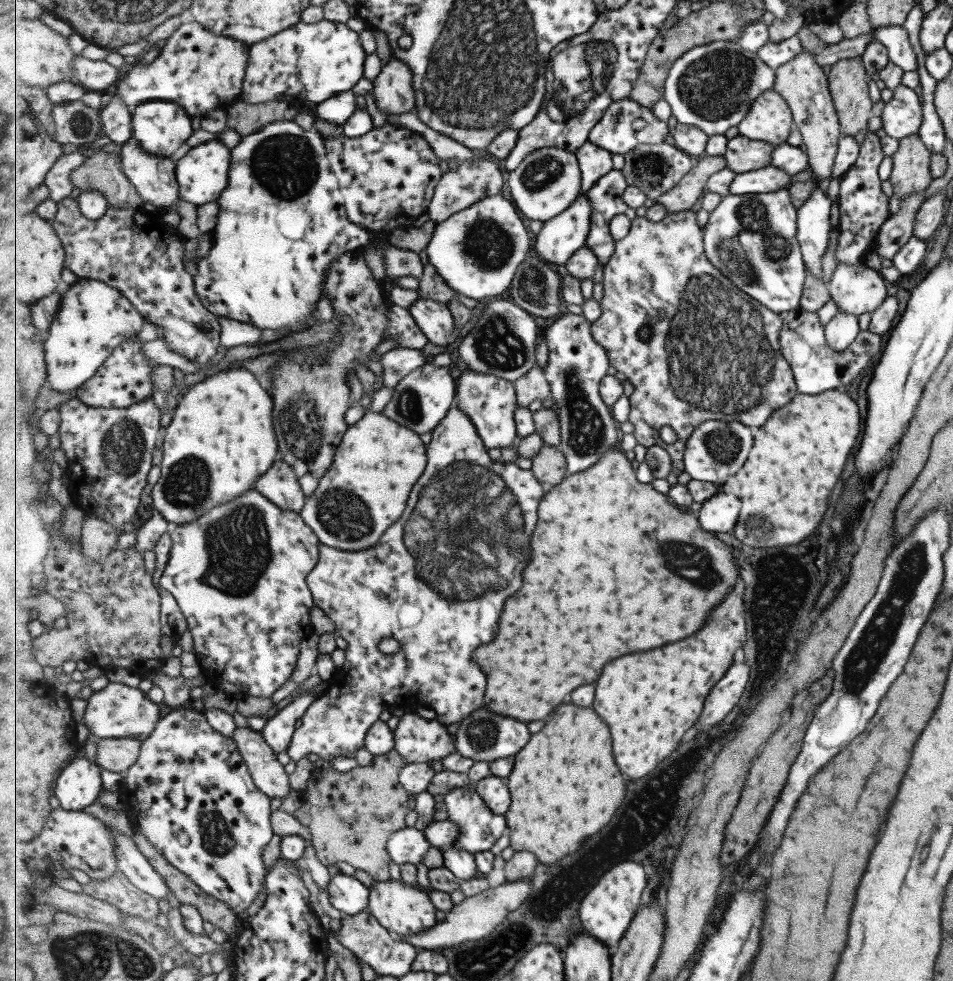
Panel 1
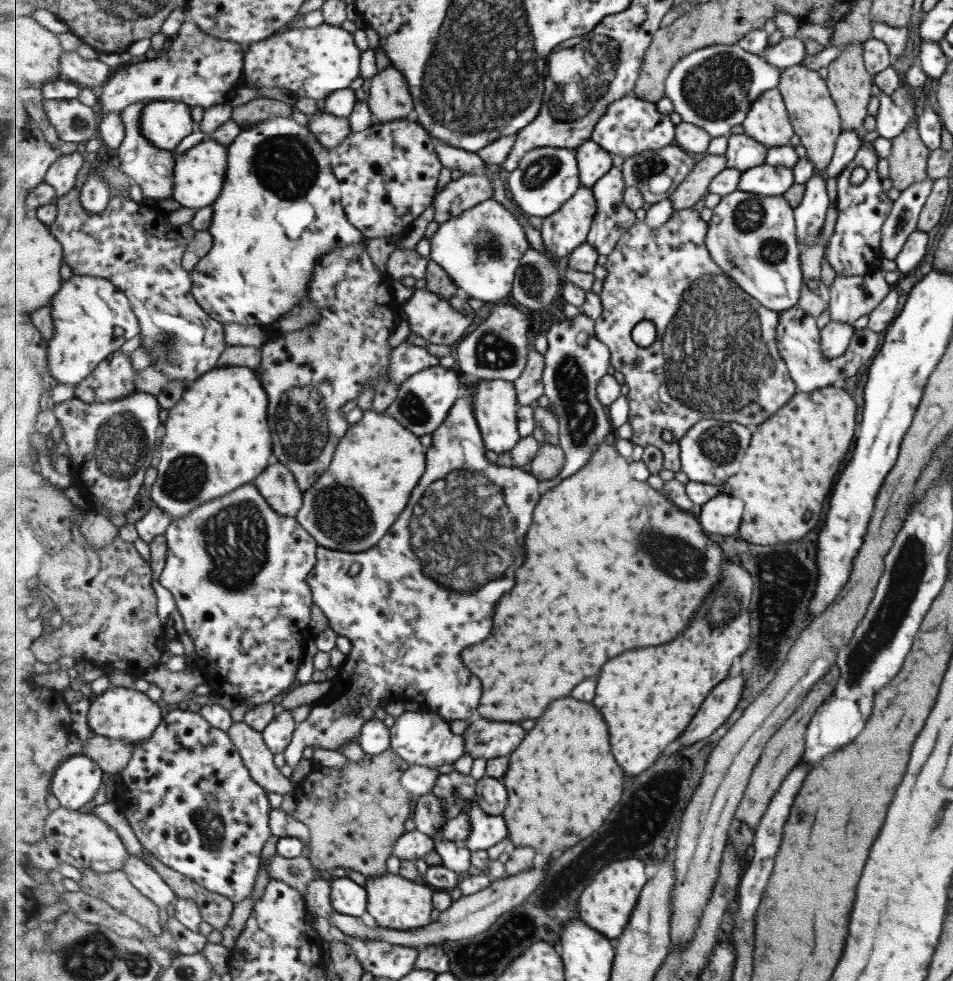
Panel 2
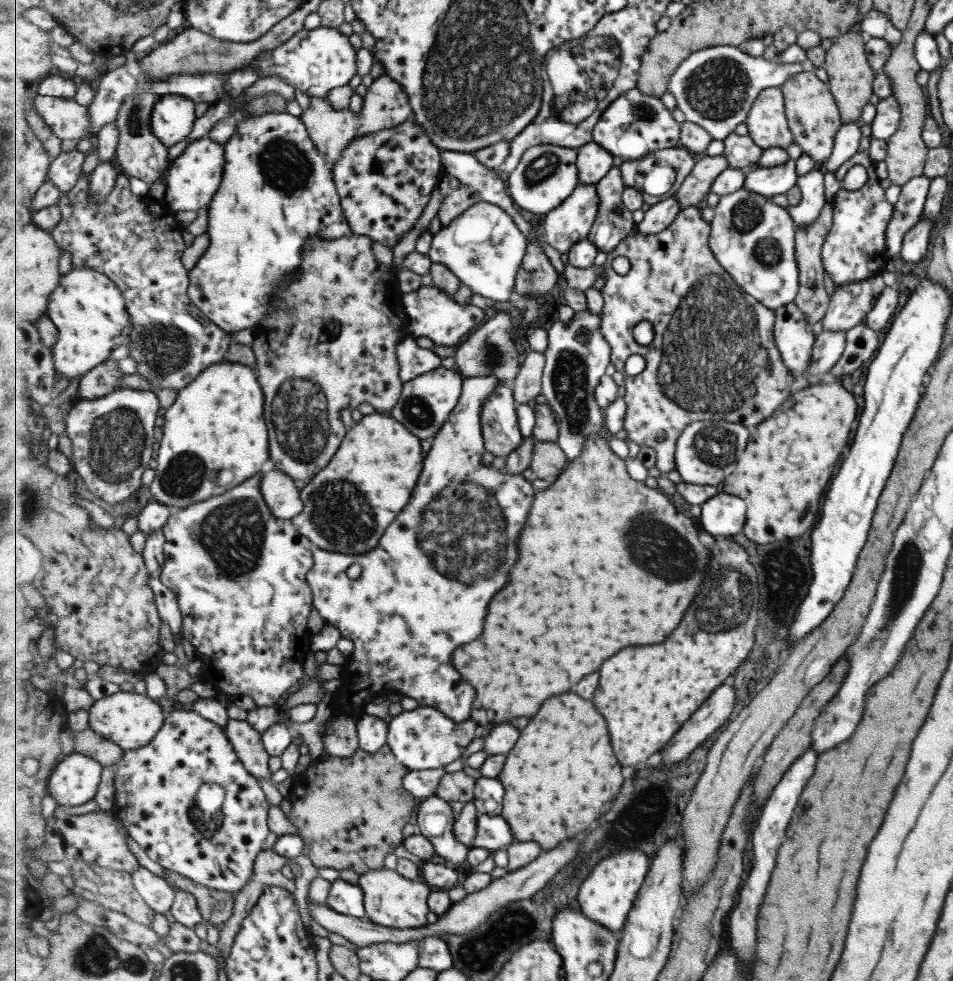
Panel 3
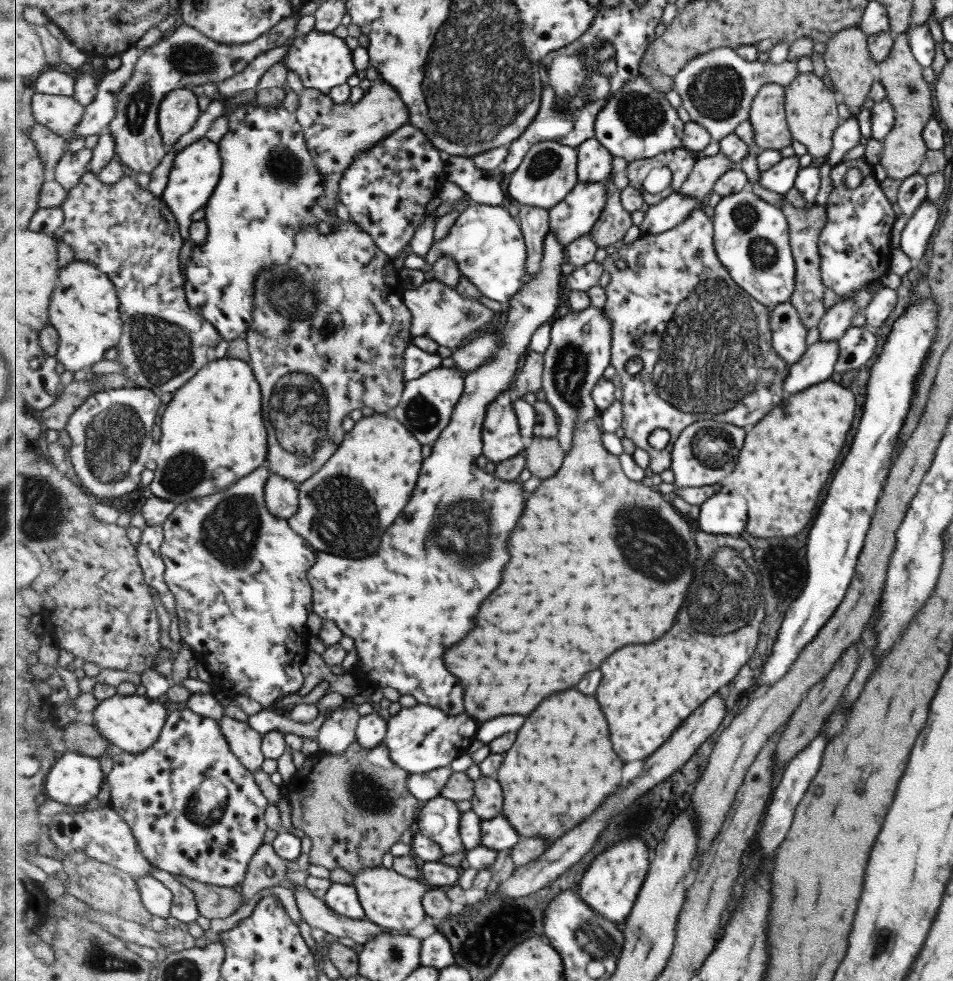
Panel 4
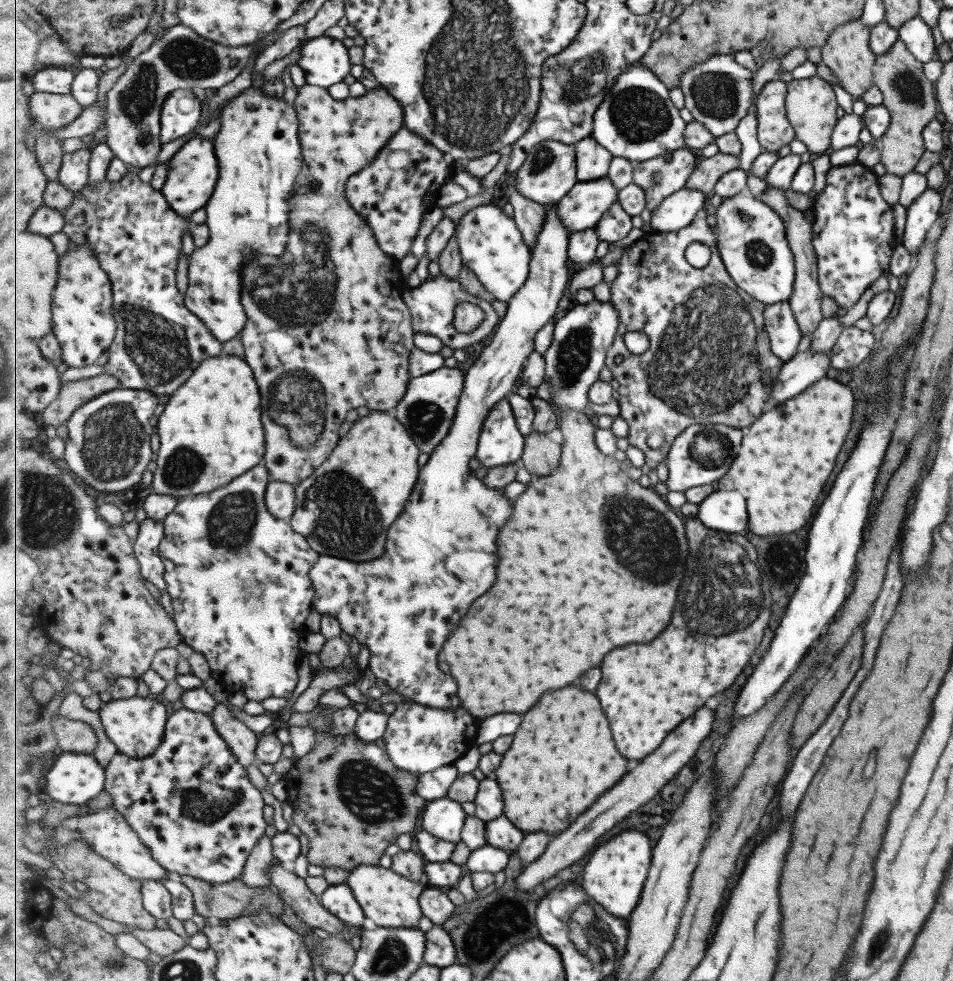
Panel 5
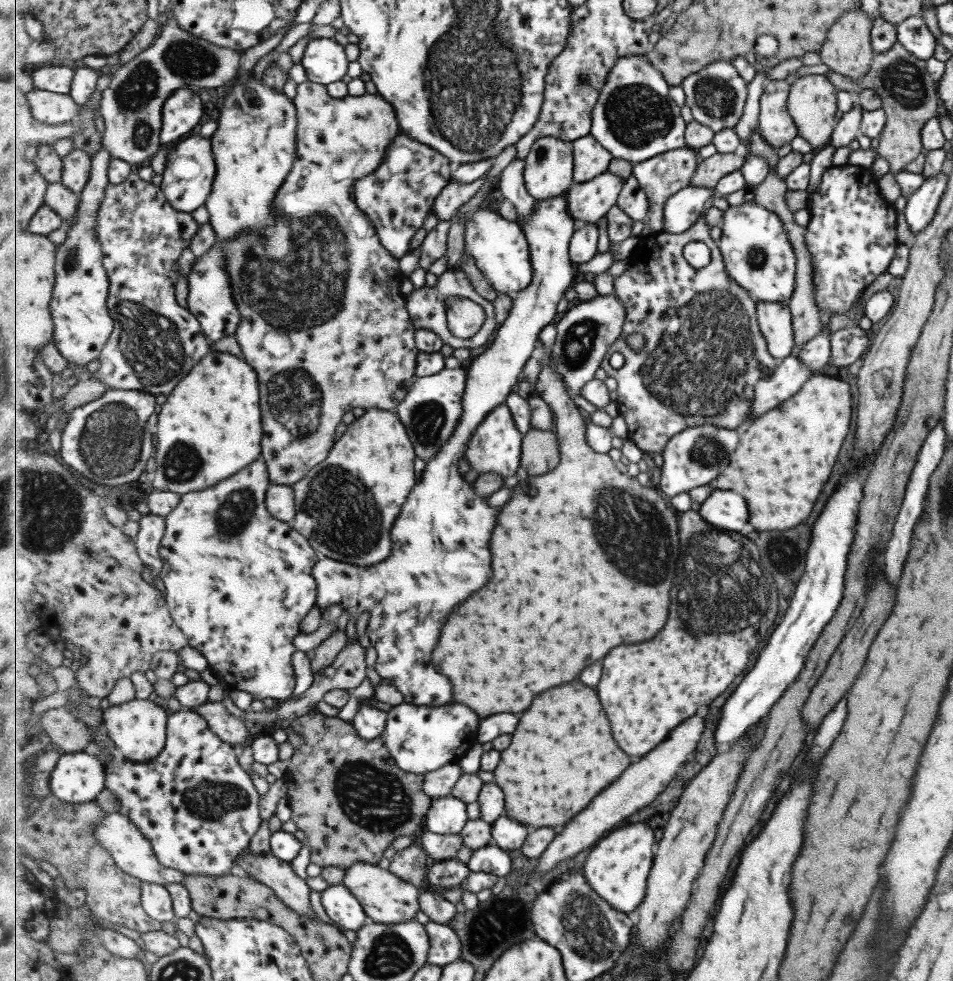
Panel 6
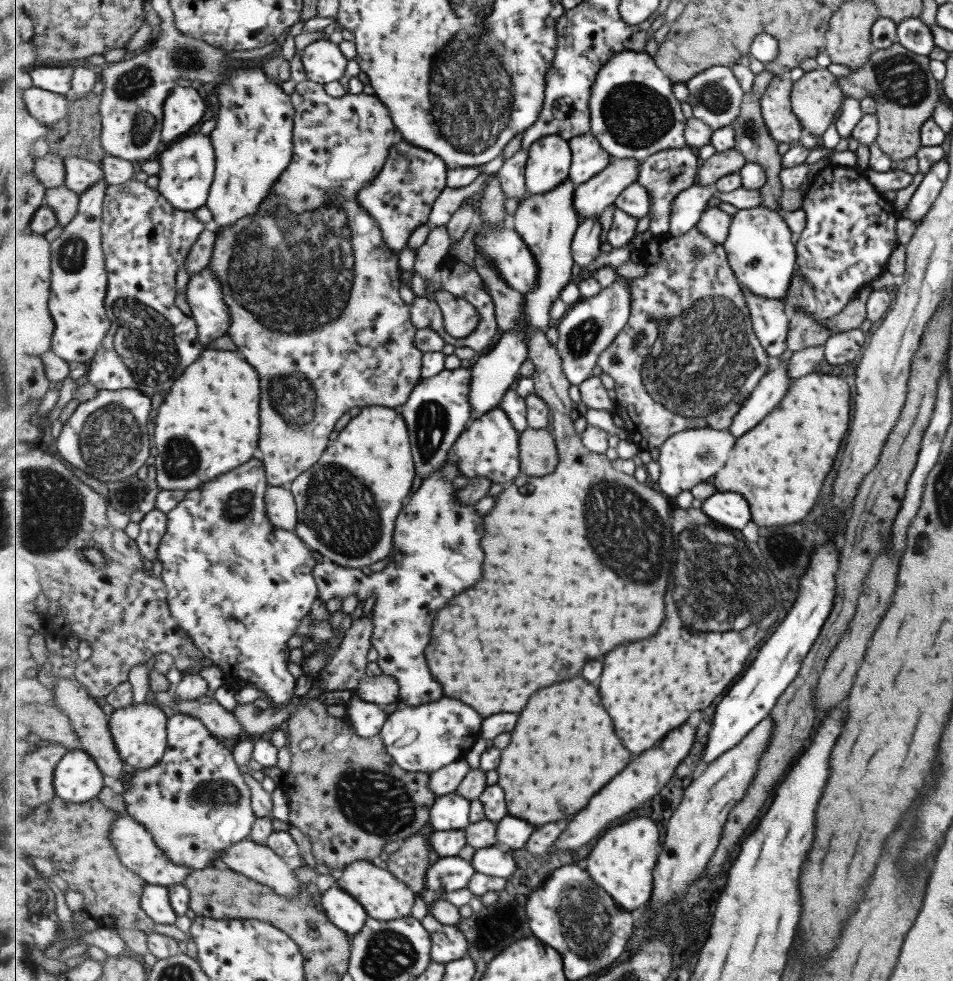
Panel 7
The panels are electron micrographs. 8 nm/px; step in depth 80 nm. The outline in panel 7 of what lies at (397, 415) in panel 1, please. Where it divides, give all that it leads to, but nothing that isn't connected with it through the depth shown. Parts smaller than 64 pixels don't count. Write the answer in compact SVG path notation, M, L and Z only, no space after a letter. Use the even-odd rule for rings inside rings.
M471 368L445 369L437 376L423 378L413 389L409 400L399 408L408 422L416 472L422 481L427 480L448 462L448 456L453 451L454 444L469 427L474 416L470 401L473 380Z

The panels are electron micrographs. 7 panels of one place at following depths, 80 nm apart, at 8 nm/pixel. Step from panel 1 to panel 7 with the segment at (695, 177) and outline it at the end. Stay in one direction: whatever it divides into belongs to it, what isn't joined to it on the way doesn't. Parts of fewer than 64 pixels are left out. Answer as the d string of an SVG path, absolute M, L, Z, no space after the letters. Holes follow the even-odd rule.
M737 149L718 152L711 158L703 160L697 174L697 180L703 187L716 185L728 174L739 173L748 163L745 155Z

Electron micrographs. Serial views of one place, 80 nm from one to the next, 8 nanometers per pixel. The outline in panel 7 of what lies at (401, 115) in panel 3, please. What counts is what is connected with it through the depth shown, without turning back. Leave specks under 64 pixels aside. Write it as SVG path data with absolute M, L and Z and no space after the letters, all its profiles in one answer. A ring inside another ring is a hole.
M308 79L299 82L295 87L294 92L290 94L296 108L294 155L291 164L275 188L269 192L265 204L260 206L256 215L242 218L233 226L224 229L215 227L217 238L214 255L210 262L212 271L222 284L224 299L232 314L233 324L231 324L228 336L235 341L238 352L241 352L260 374L262 393L260 398L259 455L264 461L270 486L290 486L297 477L316 465L331 444L329 436L333 434L337 420L341 420L341 416L347 414L353 406L360 409L368 406L386 406L399 409L403 406L409 400L413 389L423 379L422 365L425 353L416 345L418 329L412 322L411 307L404 301L400 293L402 282L398 254L385 242L377 219L369 214L369 211L359 200L361 191L371 185L379 177L384 166L388 164L392 146L396 145L400 139L391 111L375 94L347 93L340 97L334 97L326 91L325 85Z

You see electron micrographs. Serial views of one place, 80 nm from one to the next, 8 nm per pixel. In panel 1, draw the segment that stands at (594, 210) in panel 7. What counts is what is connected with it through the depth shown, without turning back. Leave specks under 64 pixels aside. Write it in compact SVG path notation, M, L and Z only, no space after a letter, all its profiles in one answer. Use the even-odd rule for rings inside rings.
M583 191L564 213L543 222L543 227L535 236L535 252L553 266L565 265L586 245L591 230L591 217L592 202Z

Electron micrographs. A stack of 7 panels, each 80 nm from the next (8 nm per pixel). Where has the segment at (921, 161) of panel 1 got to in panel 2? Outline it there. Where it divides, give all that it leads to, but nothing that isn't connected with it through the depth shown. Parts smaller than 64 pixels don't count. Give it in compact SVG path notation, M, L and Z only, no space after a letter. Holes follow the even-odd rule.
M913 120L890 139L890 153L886 156L888 179L892 188L899 192L927 178L926 160L930 150L921 142L917 127Z

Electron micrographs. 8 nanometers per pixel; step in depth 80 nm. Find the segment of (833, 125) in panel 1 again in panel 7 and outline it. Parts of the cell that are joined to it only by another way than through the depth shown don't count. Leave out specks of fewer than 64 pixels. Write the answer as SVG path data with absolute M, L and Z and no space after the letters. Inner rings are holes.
M819 67L817 70L805 72L799 80L793 84L791 106L797 120L805 127L805 130L812 134L820 142L821 134L833 124L833 116L840 110L842 102L842 90L837 86L837 77L829 74L826 68Z

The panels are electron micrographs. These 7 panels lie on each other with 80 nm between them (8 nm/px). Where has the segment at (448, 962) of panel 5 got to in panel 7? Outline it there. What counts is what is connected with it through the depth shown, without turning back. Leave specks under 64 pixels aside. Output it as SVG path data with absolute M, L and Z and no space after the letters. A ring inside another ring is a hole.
M428 912L421 920L432 938L432 960L438 963L453 962L468 954L469 941L457 925L446 925Z

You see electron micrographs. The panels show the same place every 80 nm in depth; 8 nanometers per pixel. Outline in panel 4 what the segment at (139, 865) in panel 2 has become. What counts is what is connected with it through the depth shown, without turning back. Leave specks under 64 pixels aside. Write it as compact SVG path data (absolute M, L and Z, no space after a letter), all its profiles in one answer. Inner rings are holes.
M151 873L149 876L141 877L137 881L147 910L149 910L151 914L164 919L172 916L174 899L172 890Z

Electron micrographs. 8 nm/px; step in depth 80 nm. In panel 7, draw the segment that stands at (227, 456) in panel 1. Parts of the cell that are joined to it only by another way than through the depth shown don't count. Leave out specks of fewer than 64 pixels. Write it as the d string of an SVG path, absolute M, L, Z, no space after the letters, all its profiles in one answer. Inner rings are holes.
M206 348L196 363L185 369L177 386L165 395L158 408L154 427L157 486L162 490L186 490L191 492L213 480L220 474L230 473L238 466L259 455L260 448L260 374L237 351Z

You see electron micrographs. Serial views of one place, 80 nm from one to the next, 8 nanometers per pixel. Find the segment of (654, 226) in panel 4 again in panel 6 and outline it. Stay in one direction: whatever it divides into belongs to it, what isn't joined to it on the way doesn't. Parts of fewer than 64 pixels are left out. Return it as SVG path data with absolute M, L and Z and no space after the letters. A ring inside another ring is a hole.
M690 185L673 195L665 205L664 232L681 234L689 230L705 214L715 189Z

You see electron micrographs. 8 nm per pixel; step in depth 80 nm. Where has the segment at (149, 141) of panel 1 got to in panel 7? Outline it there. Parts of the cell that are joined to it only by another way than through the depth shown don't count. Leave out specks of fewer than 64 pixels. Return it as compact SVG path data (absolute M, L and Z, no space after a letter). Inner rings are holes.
M177 86L169 94L164 105L164 142L177 142L183 138L183 134L187 134L195 124L201 123L205 110L205 100L195 88Z

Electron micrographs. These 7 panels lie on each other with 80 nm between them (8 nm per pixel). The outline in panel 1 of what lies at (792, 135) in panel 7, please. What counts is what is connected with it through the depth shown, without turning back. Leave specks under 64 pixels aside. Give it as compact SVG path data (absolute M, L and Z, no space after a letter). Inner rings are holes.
M769 89L757 97L745 121L737 127L747 138L781 145L791 130L791 116L784 98L776 90Z

